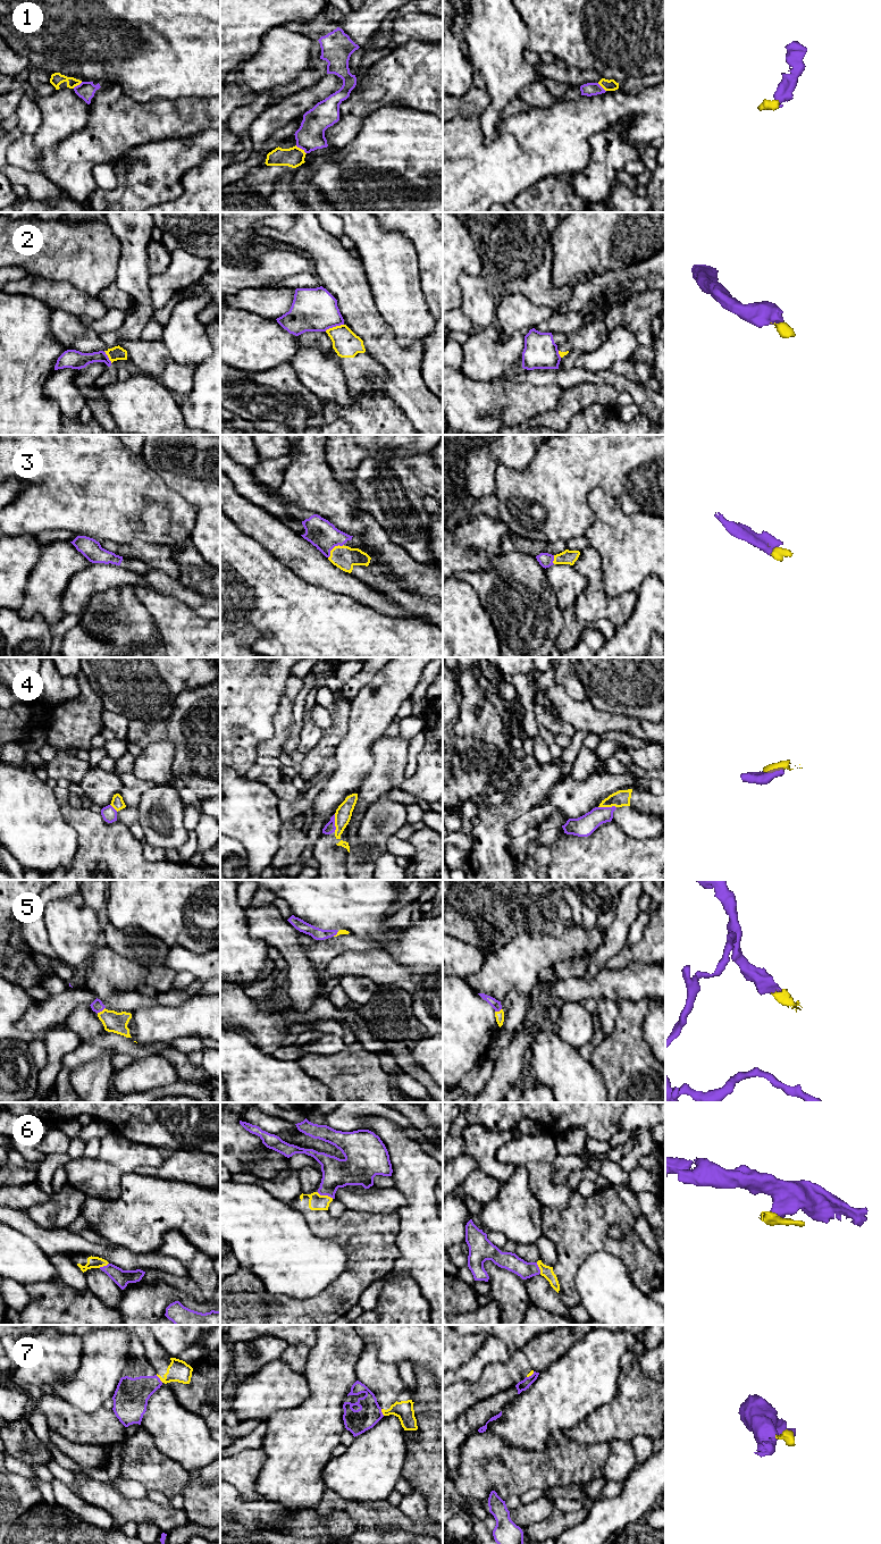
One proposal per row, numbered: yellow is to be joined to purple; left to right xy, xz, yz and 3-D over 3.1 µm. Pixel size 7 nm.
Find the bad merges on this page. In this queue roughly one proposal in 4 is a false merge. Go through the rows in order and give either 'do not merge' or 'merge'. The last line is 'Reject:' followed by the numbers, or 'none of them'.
1: do not merge
2: do not merge
3: merge
4: merge
5: merge
6: merge
7: do not merge
Reject: 1, 2, 7

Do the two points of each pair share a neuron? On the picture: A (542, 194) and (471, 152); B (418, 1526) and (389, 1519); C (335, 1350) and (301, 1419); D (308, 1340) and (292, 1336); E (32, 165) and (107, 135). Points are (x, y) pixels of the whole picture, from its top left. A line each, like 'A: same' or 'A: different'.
A: different
B: same
C: same
D: same
E: different

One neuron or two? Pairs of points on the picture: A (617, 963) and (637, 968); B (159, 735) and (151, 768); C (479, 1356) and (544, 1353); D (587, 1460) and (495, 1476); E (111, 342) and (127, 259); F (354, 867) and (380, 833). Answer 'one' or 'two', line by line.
A: two
B: two
C: two
D: one
E: one
F: one

